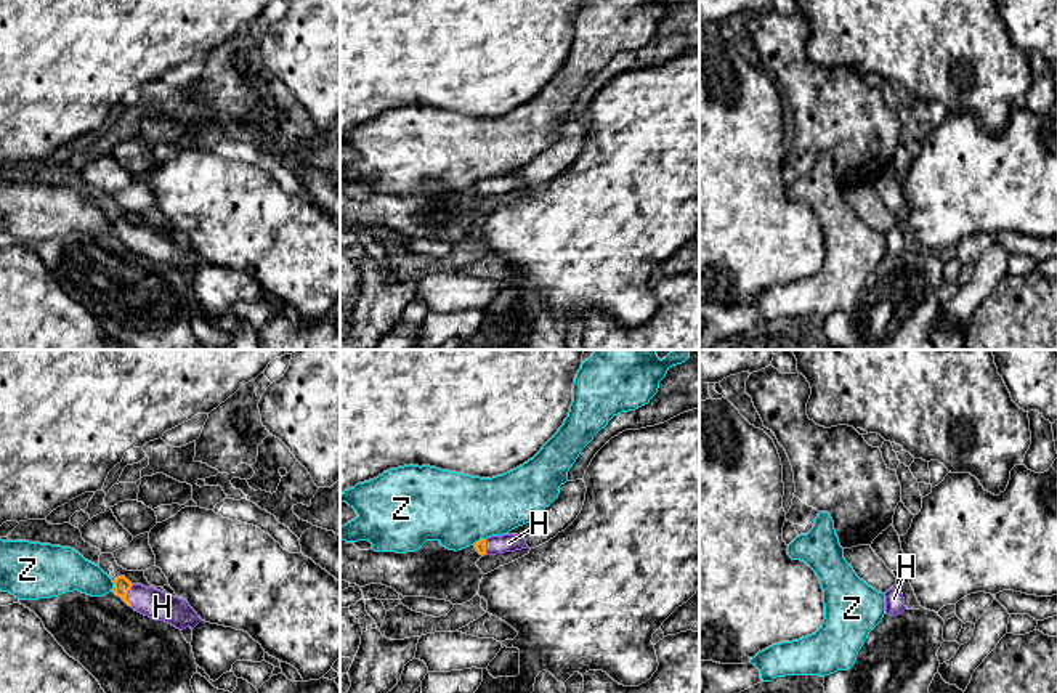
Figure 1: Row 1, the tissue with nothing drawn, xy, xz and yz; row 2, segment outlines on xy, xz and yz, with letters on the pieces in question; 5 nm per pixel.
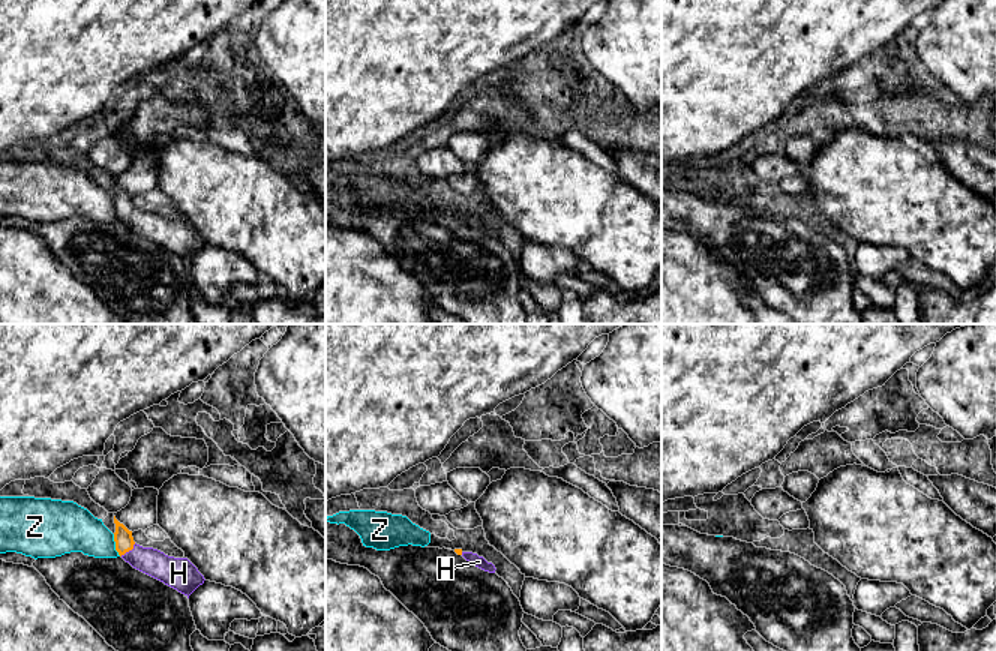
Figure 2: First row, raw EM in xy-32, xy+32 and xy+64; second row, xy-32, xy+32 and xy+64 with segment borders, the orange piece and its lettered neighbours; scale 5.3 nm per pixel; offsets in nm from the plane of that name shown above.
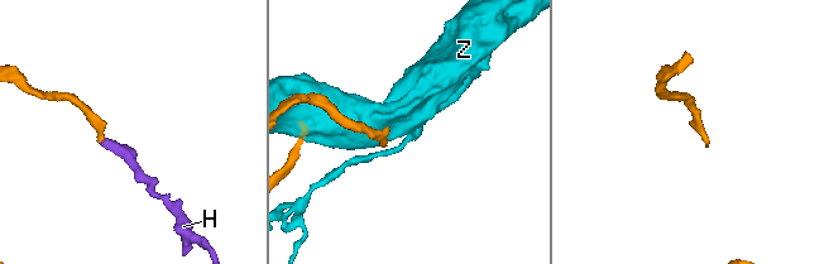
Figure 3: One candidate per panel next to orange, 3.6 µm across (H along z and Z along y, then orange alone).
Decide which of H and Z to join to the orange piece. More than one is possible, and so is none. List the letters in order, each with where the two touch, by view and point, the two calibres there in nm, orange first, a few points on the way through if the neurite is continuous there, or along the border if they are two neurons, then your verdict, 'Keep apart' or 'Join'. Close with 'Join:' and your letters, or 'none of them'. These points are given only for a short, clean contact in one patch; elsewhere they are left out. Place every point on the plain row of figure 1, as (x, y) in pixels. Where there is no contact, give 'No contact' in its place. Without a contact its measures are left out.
H: Touches orange at xy (125, 236). Thickness 80 nm (orange) against 140 nm. Path across: xy (121, 223), (125, 236), (137, 236), (162, 247). Join
Z: Touches orange at xz (480, 180). Thickness 60 nm (orange) against 360 nm. Keep apart
Join: H

